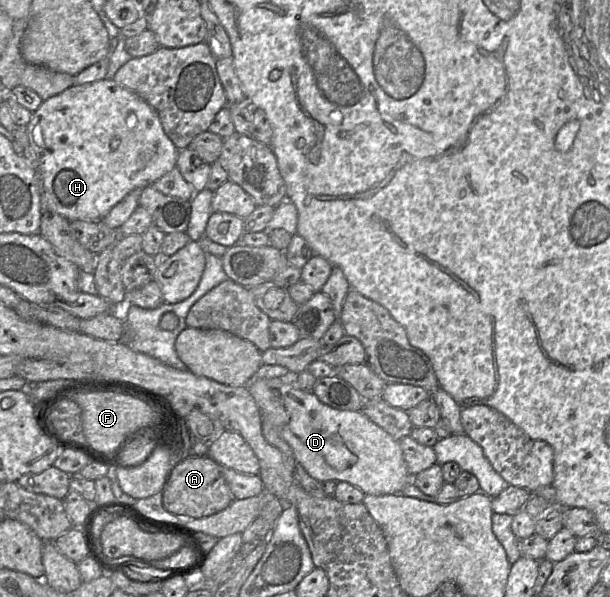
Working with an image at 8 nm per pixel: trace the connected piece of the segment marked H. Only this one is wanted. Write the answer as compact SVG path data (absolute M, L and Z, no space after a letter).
M114 79L74 85L42 102L26 125L42 182L58 214L69 221L100 221L134 189L153 184L176 167L179 150L165 134L157 112Z

